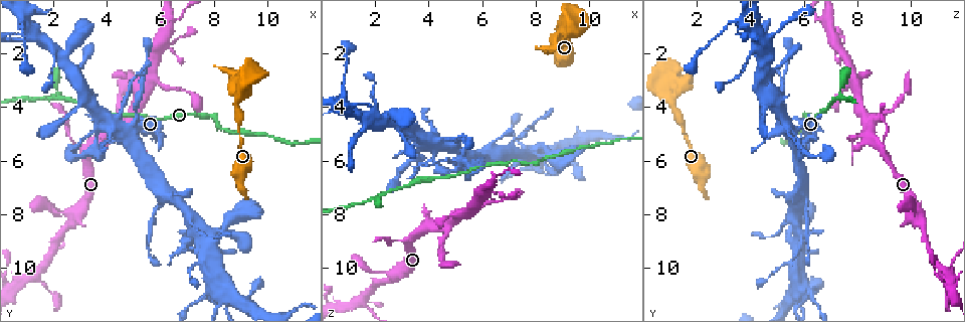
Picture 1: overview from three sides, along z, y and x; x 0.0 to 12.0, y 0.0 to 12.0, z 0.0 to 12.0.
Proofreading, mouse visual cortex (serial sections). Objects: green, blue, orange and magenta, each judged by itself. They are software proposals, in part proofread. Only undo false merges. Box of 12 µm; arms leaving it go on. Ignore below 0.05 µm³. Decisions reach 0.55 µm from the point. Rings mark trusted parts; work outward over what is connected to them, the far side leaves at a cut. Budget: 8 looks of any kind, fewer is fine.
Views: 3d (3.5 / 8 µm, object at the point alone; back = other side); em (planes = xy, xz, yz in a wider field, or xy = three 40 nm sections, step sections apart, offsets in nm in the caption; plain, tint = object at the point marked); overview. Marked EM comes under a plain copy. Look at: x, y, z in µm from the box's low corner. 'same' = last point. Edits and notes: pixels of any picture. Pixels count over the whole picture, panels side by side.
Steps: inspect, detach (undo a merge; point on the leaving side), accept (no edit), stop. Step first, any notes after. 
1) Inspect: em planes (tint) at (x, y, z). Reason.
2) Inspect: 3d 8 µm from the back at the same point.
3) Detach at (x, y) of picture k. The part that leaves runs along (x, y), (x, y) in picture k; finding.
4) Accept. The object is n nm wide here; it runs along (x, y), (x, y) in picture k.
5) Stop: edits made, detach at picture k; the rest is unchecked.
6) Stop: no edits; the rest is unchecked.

Inspect: 3d 3.5 µm at (7.8, 9.1, 5.8). Four arms meet.

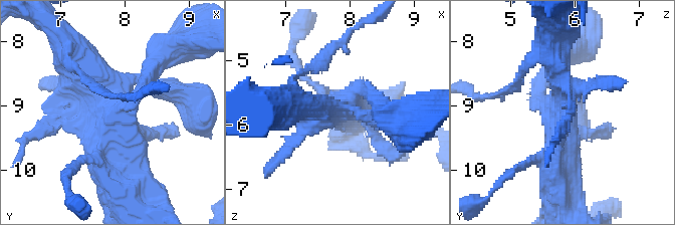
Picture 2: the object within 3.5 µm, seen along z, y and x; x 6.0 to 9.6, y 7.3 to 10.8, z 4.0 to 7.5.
Inspect: em xy step 3 (tint) at (7.80, 9.05, 5.75). Need the tissue.

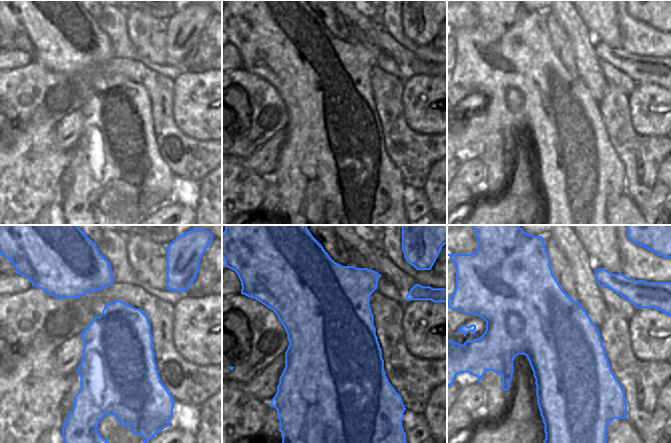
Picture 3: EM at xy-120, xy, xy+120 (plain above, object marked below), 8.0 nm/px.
Accept. The object is 800 nm wide here; it runs along (75, 53), (113, 108), (125, 177) in picture 2; continuous, no second cell.

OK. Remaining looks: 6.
Inspect: 3d 8 µm at (3.2, 5.7, 8.9). Calibre changes.

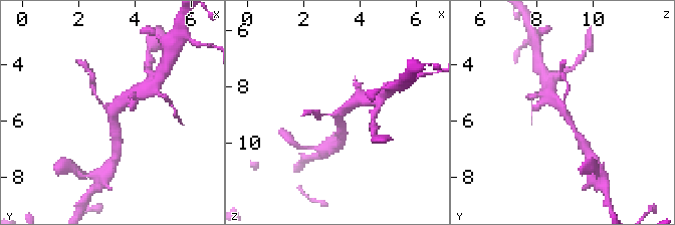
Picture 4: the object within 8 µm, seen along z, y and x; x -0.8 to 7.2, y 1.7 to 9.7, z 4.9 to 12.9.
Inspect: 3d 3.5 µm at (3.2, 5.7, 8.9).

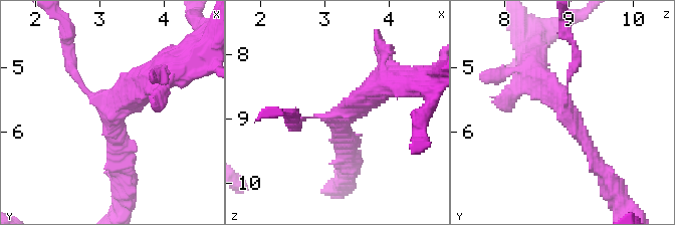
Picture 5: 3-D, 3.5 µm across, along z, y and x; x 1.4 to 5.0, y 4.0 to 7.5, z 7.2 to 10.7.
Accept. It runs along (603, 170), (563, 105), (531, 71) in picture 5; continuous, no second cell.

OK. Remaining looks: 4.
Inspect: 3d 3.5 µm at (2.2, 3.6, 7.3).

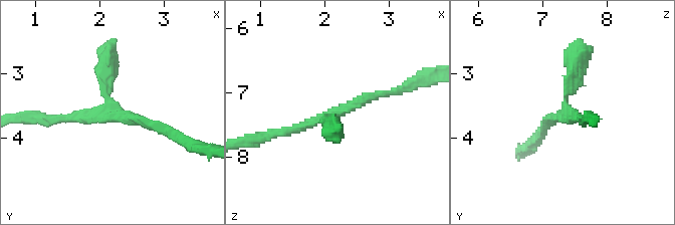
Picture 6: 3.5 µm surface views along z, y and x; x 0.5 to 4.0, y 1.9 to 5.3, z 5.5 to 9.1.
Inspect: em planes (tint) at (2.20, 3.55, 7.35). Now the EM.

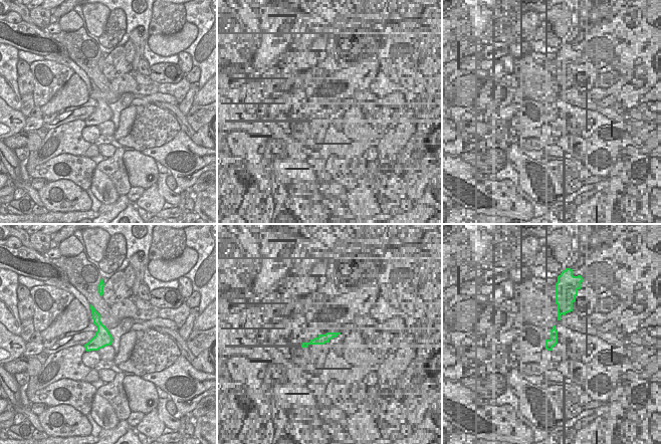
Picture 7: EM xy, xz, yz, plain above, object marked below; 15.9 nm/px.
Accept. It runs along (167, 132), (110, 110), (110, 45) in picture 6; one cell here.

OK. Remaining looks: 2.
Stop: no edits; the rest is unchecked.

